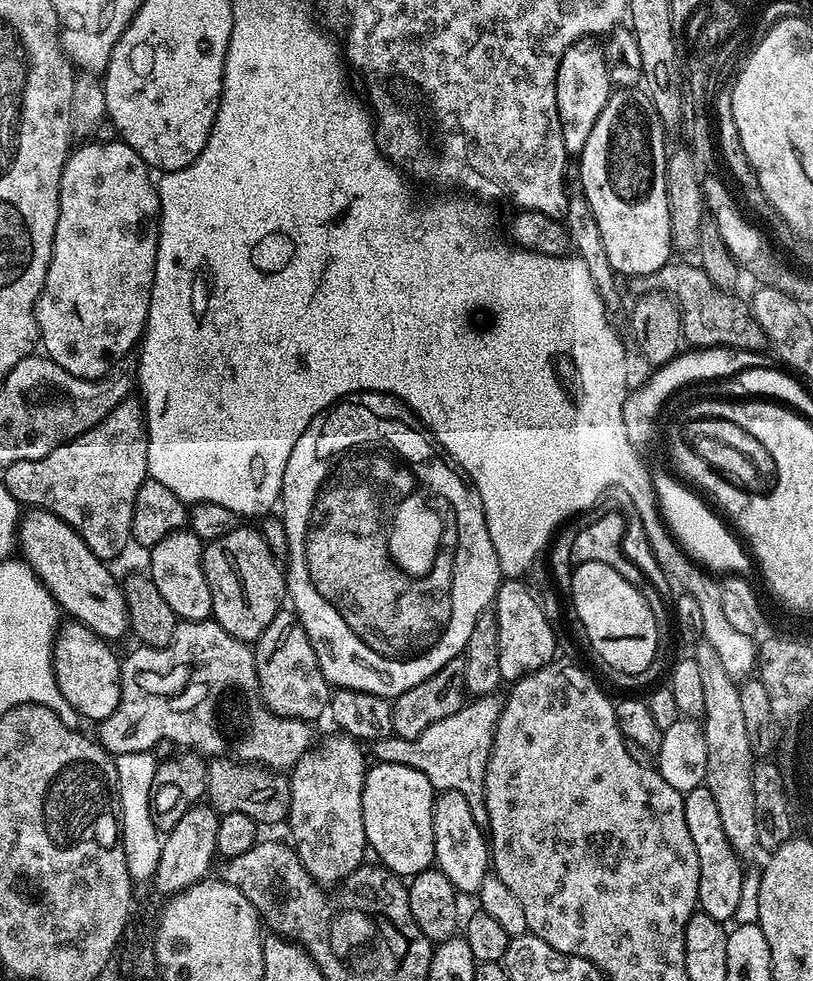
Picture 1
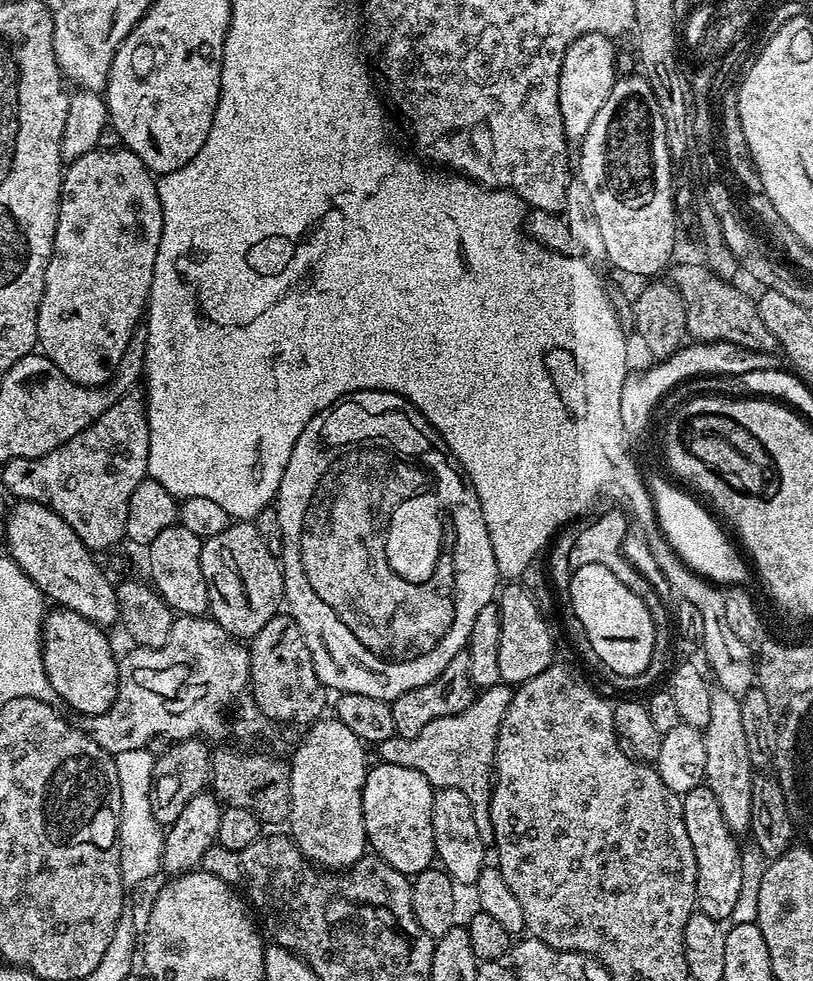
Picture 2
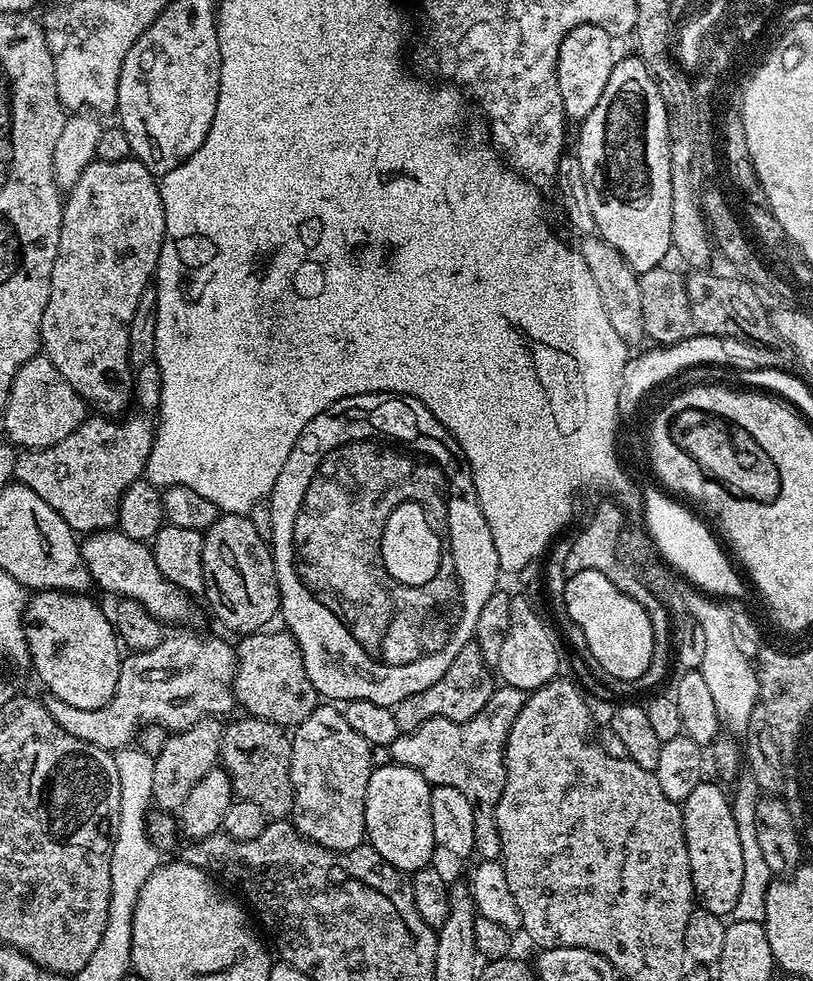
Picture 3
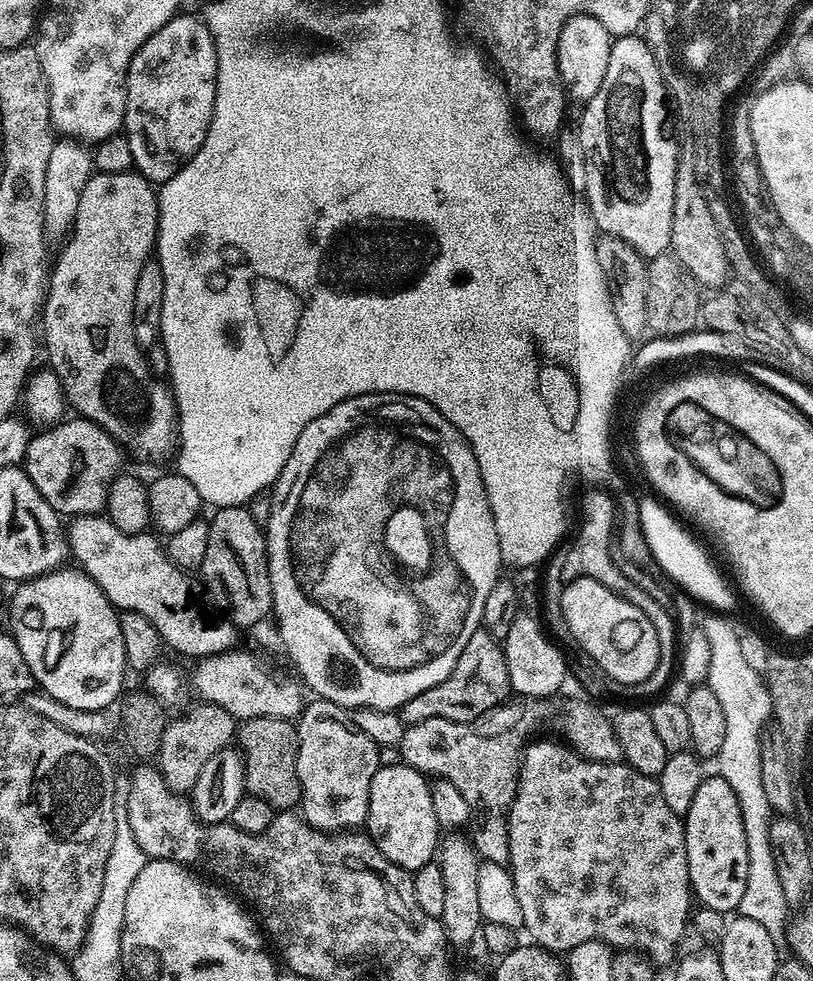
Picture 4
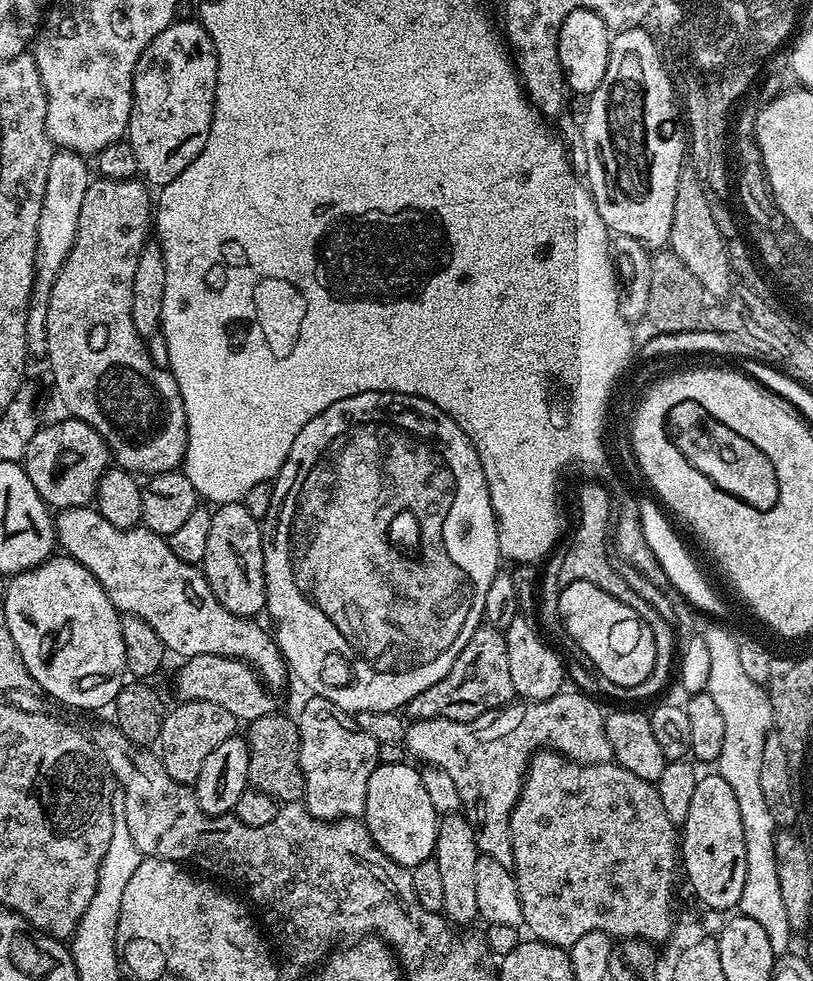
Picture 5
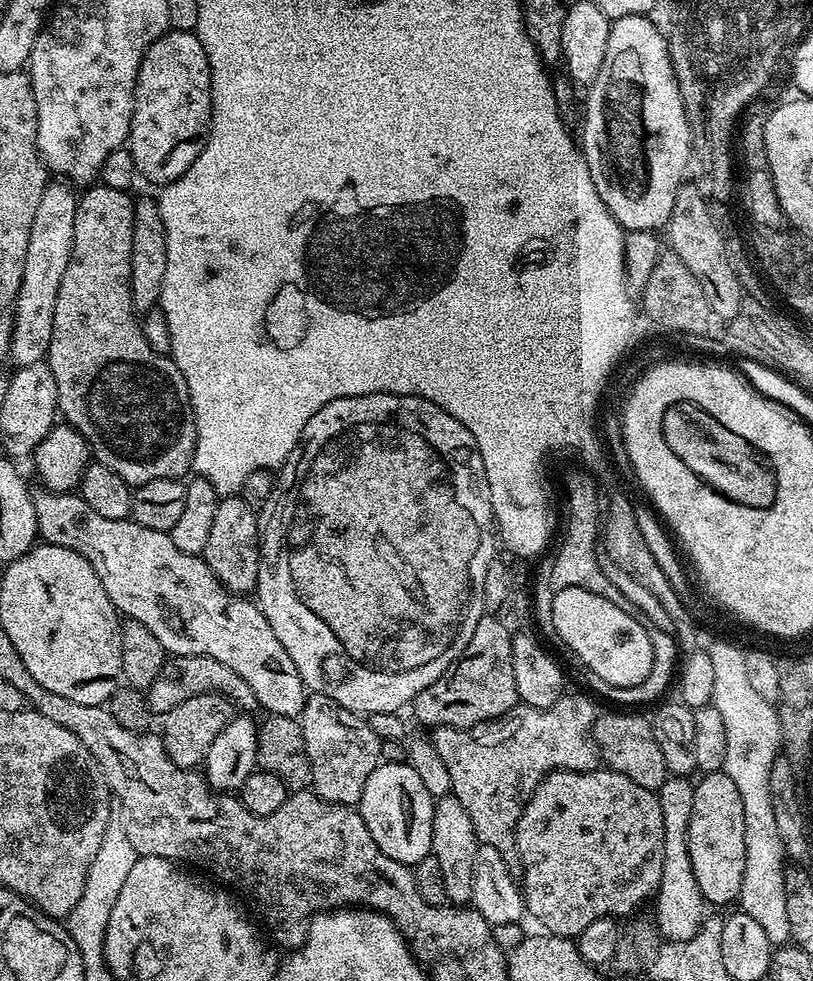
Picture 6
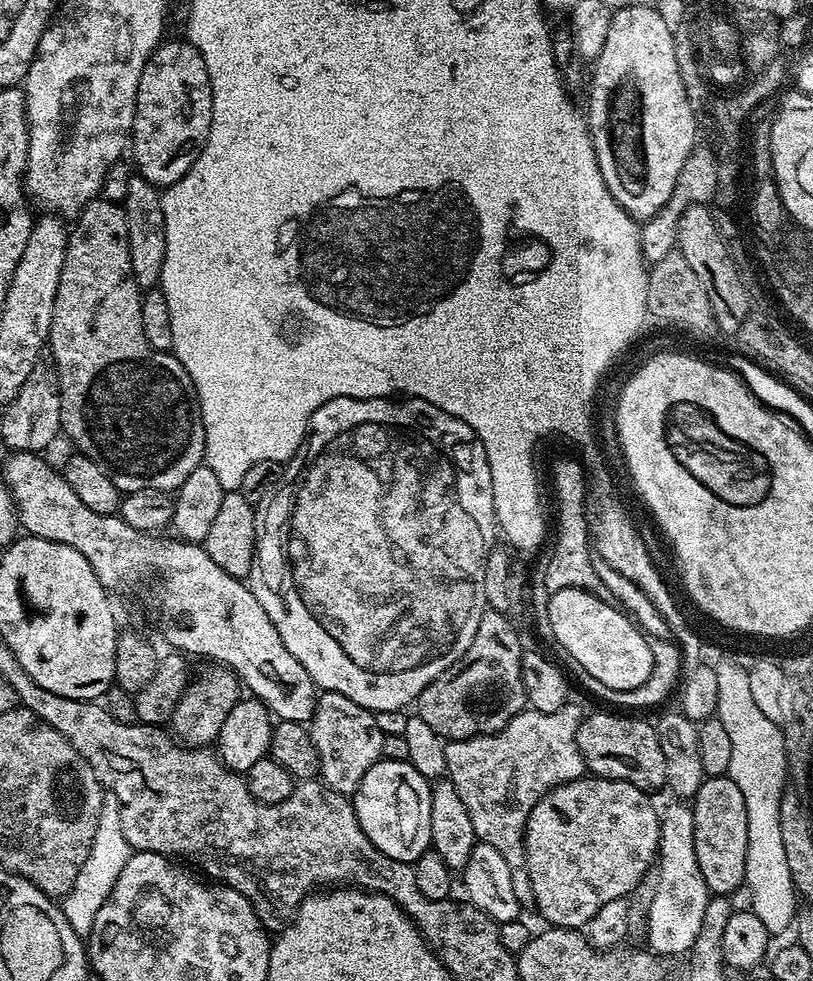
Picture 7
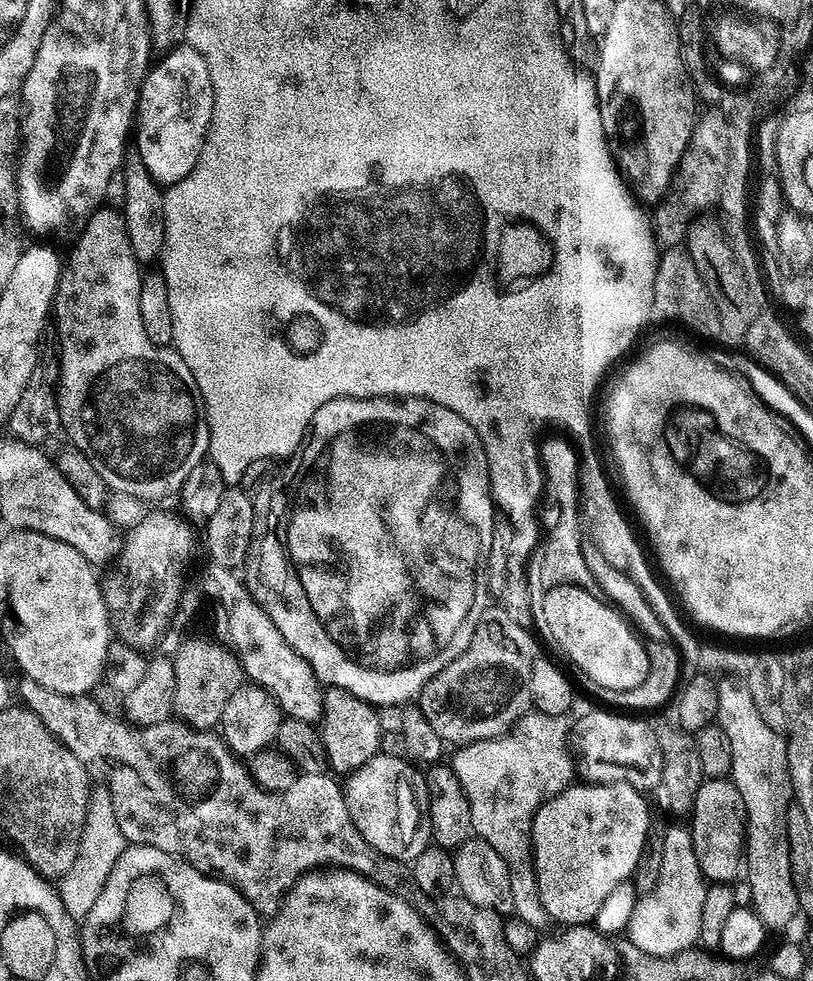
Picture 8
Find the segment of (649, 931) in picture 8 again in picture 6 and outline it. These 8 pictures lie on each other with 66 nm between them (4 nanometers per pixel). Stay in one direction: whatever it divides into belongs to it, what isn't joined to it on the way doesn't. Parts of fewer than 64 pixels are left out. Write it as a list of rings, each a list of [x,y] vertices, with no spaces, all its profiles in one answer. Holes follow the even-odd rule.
[[[669,775],[659,788],[662,806],[662,830],[664,831],[664,861],[662,862],[662,882],[654,897],[656,912],[654,919],[665,941],[685,942],[694,938],[706,917],[706,901],[702,890],[698,890],[698,878],[694,878],[694,866],[690,866],[690,846],[688,827],[690,810],[694,806],[694,784],[689,777]]]

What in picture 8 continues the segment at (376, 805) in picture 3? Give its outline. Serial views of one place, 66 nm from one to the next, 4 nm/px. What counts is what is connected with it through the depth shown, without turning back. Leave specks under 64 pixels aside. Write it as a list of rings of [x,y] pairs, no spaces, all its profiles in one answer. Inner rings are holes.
[[[376,760],[366,762],[358,770],[347,773],[343,781],[344,801],[350,810],[350,818],[354,818],[354,826],[358,826],[358,834],[374,846],[382,854],[401,862],[410,862],[422,854],[422,850],[430,847],[432,823],[428,817],[428,791],[424,785],[424,772],[415,763],[380,764]]]

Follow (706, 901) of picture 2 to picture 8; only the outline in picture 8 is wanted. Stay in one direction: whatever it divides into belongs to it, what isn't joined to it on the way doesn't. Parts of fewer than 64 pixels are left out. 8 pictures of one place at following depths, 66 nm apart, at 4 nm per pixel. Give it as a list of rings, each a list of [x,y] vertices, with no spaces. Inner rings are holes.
[[[731,778],[723,780],[705,779],[698,786],[690,813],[690,831],[694,842],[694,858],[702,870],[705,881],[713,884],[729,884],[742,872],[746,860],[746,833],[748,811],[738,786]]]

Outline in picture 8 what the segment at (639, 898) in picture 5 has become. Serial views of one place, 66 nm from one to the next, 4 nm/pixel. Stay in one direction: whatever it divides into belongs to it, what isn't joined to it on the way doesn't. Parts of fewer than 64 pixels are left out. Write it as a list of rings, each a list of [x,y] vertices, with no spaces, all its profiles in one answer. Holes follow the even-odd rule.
[[[576,782],[564,788],[554,798],[550,798],[538,810],[538,814],[532,823],[532,859],[536,861],[536,877],[538,878],[538,898],[542,898],[542,906],[546,910],[549,921],[560,923],[560,926],[571,926],[573,924],[586,924],[595,921],[598,914],[598,906],[610,895],[610,890],[622,882],[632,879],[634,870],[638,866],[638,858],[644,852],[644,843],[650,835],[648,829],[648,804],[645,793],[639,792],[629,784],[590,784],[587,782]]]

